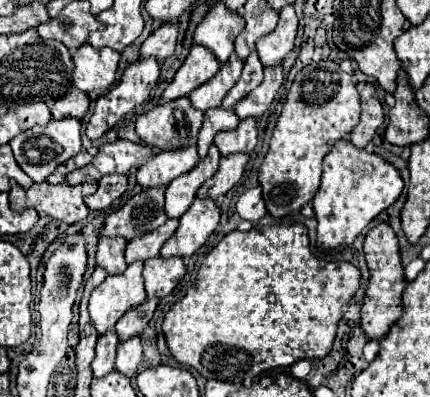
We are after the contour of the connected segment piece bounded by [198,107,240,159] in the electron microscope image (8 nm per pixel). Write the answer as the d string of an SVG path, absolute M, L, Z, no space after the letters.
M210 109L208 113L204 113L204 123L202 123L202 129L200 129L200 135L198 135L198 153L200 153L200 159L206 159L208 157L208 149L210 145L214 143L214 137L218 133L224 133L224 131L232 131L238 127L238 117L234 111L226 111L226 109Z

